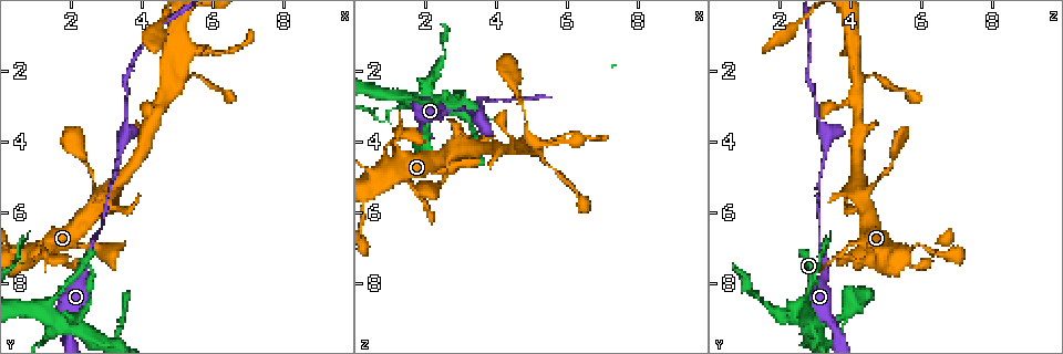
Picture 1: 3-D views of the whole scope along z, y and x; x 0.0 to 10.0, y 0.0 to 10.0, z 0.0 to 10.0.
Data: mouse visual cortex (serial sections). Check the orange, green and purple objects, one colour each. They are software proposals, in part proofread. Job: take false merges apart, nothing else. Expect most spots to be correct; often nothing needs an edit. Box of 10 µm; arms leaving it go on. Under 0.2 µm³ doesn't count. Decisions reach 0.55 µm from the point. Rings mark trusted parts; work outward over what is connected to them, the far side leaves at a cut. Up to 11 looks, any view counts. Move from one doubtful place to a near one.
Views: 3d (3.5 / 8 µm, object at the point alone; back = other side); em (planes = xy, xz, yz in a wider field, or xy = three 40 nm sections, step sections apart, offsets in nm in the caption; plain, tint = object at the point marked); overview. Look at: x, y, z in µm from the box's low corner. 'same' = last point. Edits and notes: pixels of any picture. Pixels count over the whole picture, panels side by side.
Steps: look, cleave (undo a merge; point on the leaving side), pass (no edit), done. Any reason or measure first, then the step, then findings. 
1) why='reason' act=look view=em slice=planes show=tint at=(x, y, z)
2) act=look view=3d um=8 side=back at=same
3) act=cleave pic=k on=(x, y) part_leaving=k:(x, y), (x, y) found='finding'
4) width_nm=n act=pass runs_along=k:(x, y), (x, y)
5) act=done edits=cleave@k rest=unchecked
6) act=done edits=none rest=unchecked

why='thin neck' act=look view=3d um=3.5 side=back at=(3.05, 5.35, 3.15)

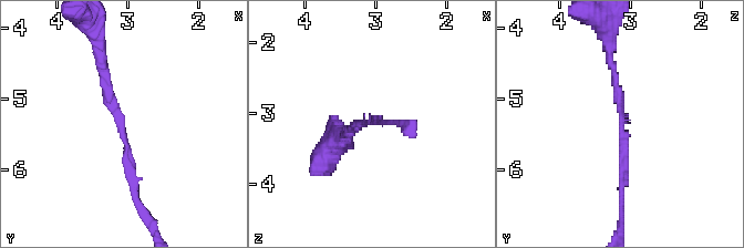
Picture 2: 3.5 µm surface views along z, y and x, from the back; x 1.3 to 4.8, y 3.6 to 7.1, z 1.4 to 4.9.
arm_widths_nm=100,150 why='shape alone is not enough' act=look view=em slice=xy step=5 show=tint at=(3.05, 5.35, 3.10)

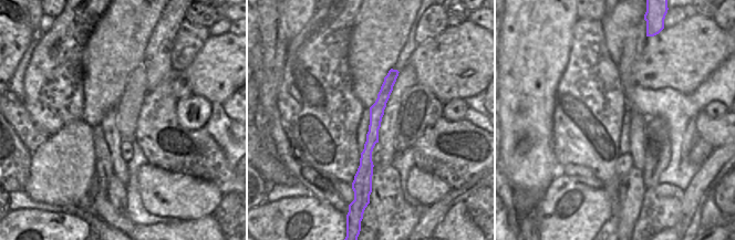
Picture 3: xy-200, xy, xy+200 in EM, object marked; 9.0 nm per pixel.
why='another direction' act=look view=em slice=planes show=tint at=same

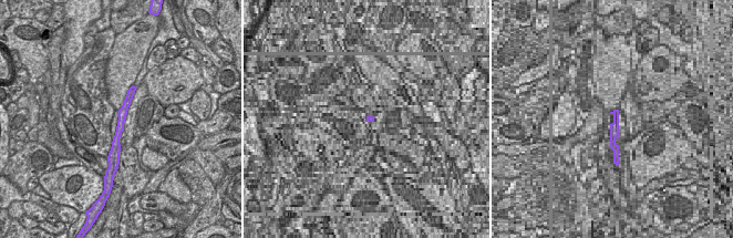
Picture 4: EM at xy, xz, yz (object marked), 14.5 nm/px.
act=pass found='continuous, no second cell'

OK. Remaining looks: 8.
why='calibre changes' act=look view=3d um=8 at=(3.55, 3.35, 3.05)

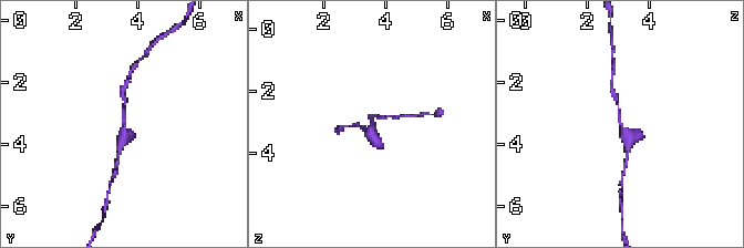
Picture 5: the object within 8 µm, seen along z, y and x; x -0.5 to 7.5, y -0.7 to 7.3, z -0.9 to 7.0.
act=look view=3d um=3.5 at=same

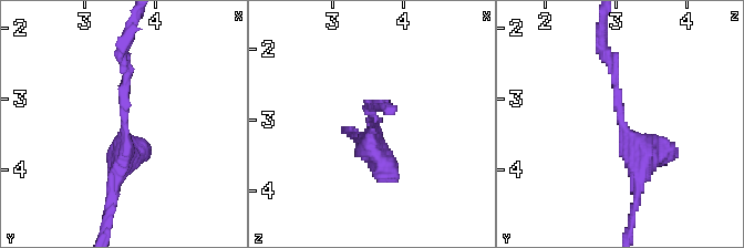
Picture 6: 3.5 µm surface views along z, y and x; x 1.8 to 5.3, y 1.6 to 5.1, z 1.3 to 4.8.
arm_widths_nm=100,300 act=look view=em slice=xy step=2 show=tint at=(3.55, 3.35, 3.15)

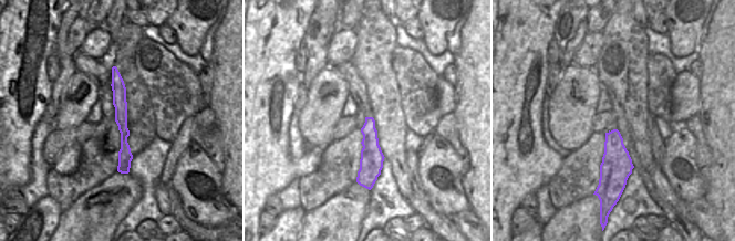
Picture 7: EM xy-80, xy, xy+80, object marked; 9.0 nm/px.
act=pass found='continuous, no second cell'

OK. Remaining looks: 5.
why='four-way junction' act=look view=3d um=3.5 at=(1.95, 9.15, 2.85)

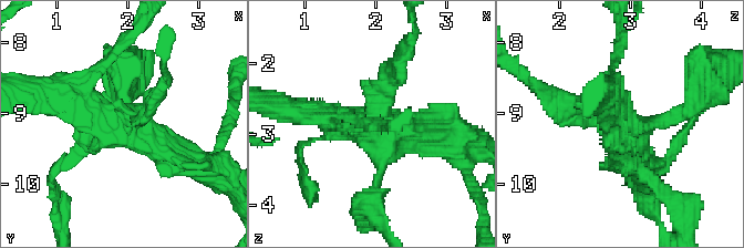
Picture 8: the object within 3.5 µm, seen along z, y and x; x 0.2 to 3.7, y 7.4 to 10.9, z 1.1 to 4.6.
act=pass found='continuous, no second cell'

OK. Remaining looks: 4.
why='closes a loop' act=look view=3d um=3.5 at=(1.15, 7.15, 3.75)

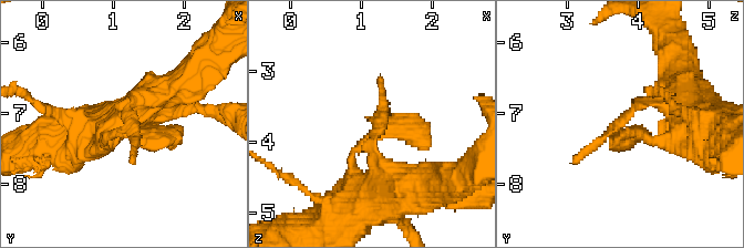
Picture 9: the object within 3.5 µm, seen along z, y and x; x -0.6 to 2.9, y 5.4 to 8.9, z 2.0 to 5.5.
why='need the tissue' act=look view=em slice=xy step=2 show=tint at=(1.20, 7.10, 3.80)

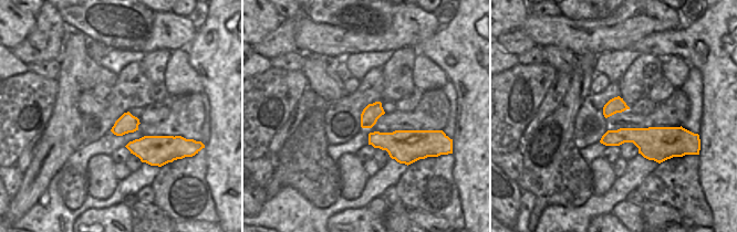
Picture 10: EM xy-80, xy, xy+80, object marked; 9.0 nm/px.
act=pass runs_along=9:(679, 99), (641, 99), (574, 163) found='continuous, no second cell'

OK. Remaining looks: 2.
act=done edits=none rest=unchecked

